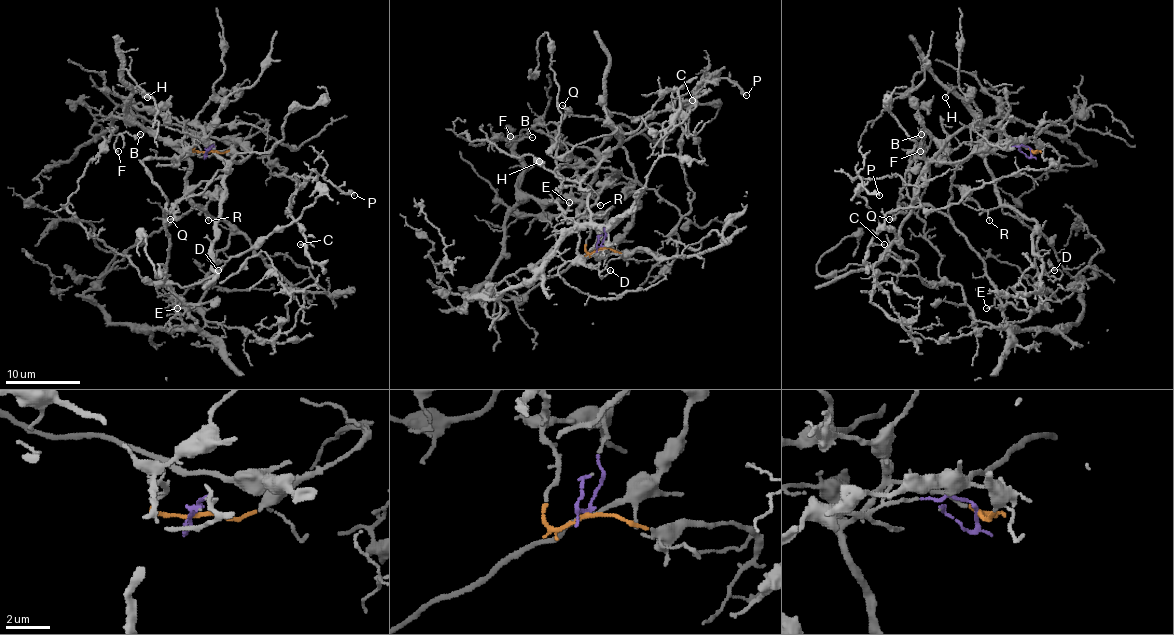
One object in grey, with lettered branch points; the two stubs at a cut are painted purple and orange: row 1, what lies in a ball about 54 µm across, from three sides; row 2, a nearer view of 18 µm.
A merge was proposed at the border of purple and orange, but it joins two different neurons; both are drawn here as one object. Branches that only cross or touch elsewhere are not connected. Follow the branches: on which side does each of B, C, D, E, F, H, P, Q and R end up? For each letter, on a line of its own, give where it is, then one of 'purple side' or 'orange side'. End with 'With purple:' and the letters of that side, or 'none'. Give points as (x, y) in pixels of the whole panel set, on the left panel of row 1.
B: (140, 134) | purple side
C: (300, 244) | purple side
D: (218, 270) | orange side
E: (177, 308) | purple side
F: (118, 151) | purple side
H: (147, 97) | orange side
P: (354, 195) | purple side
Q: (170, 219) | purple side
R: (208, 220) | orange side
With purple: B, C, E, F, P, Q

